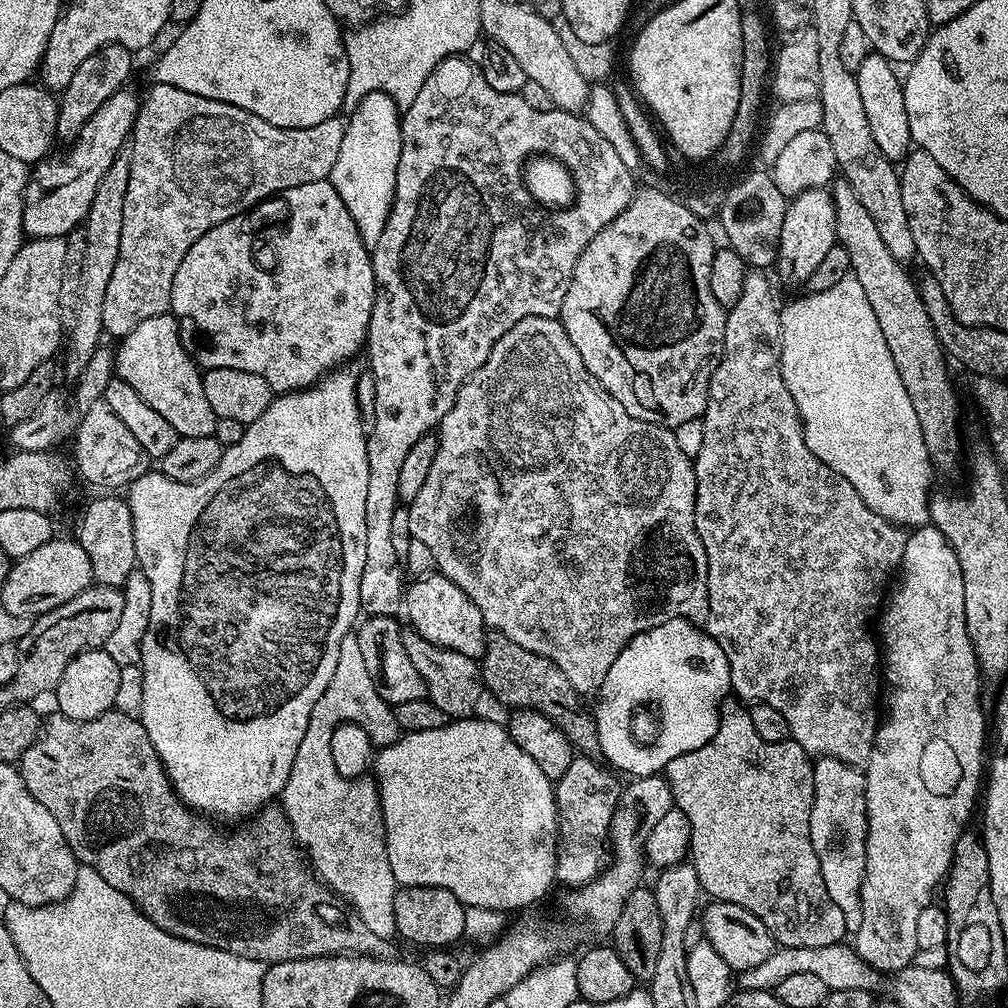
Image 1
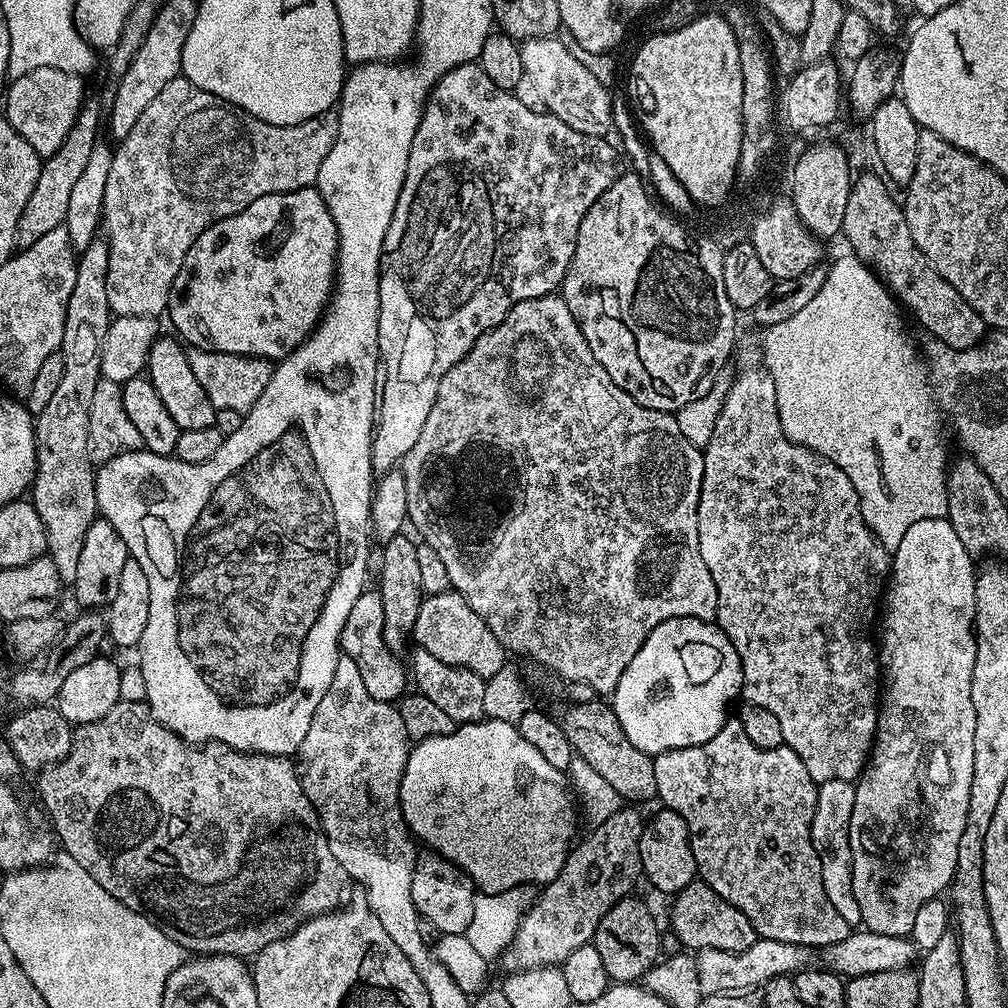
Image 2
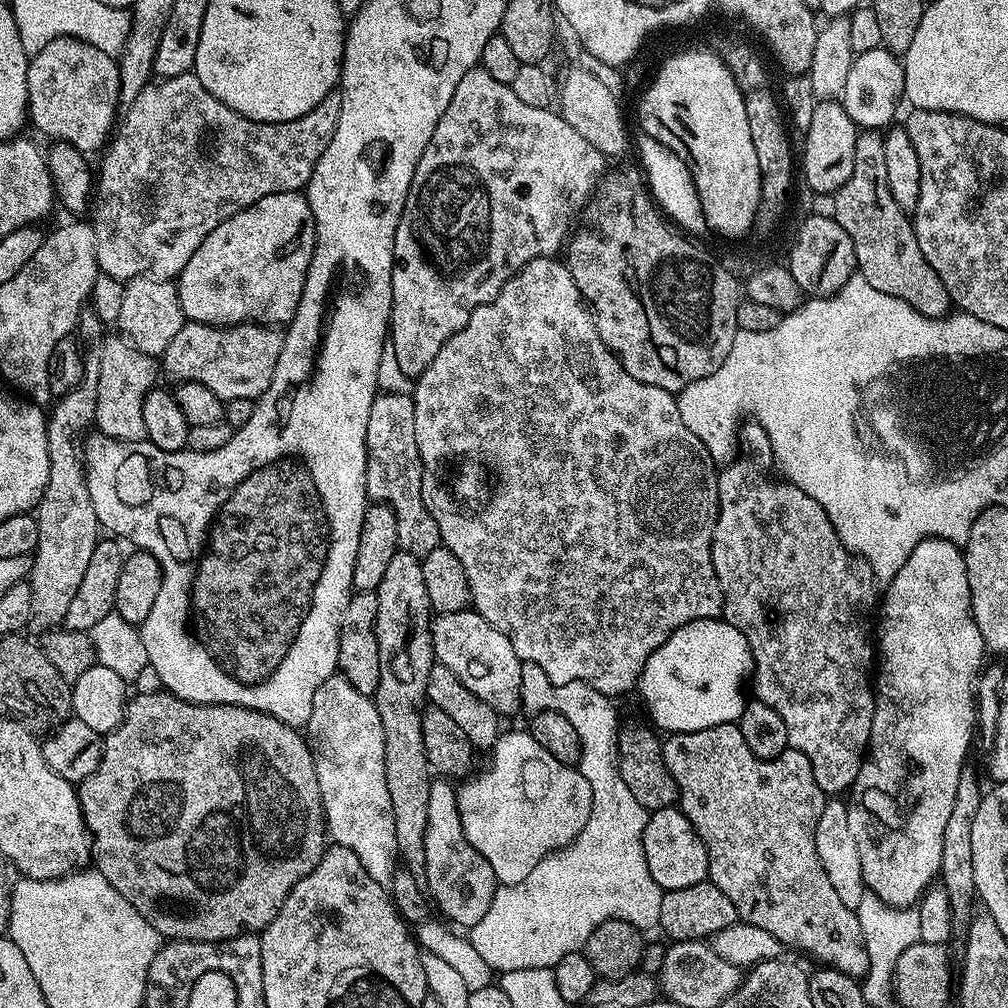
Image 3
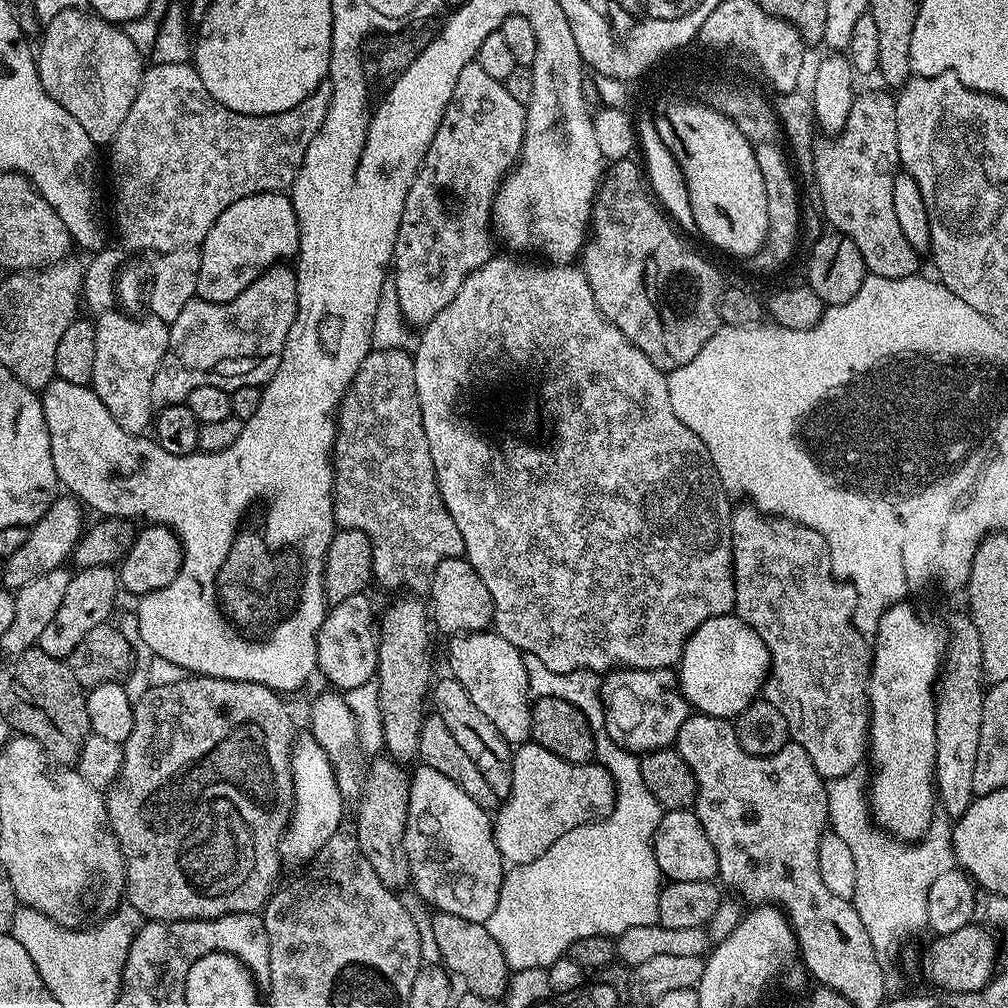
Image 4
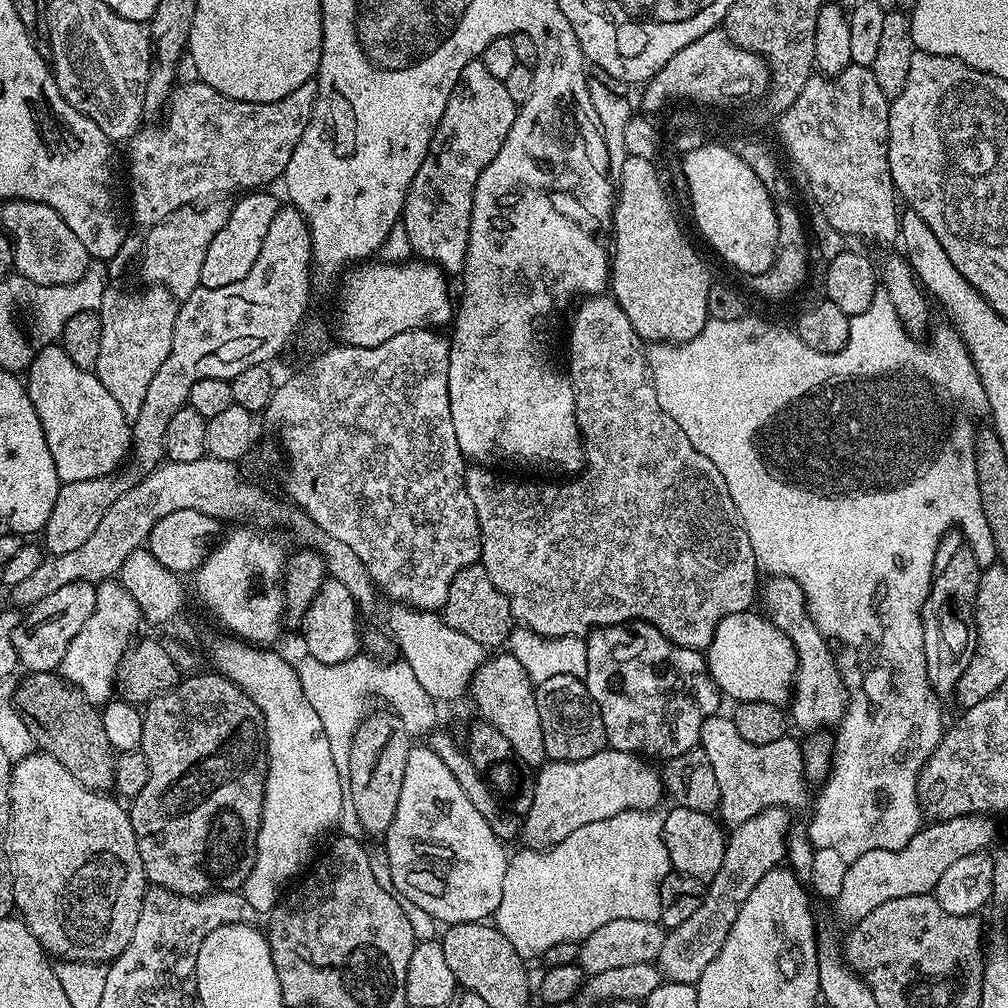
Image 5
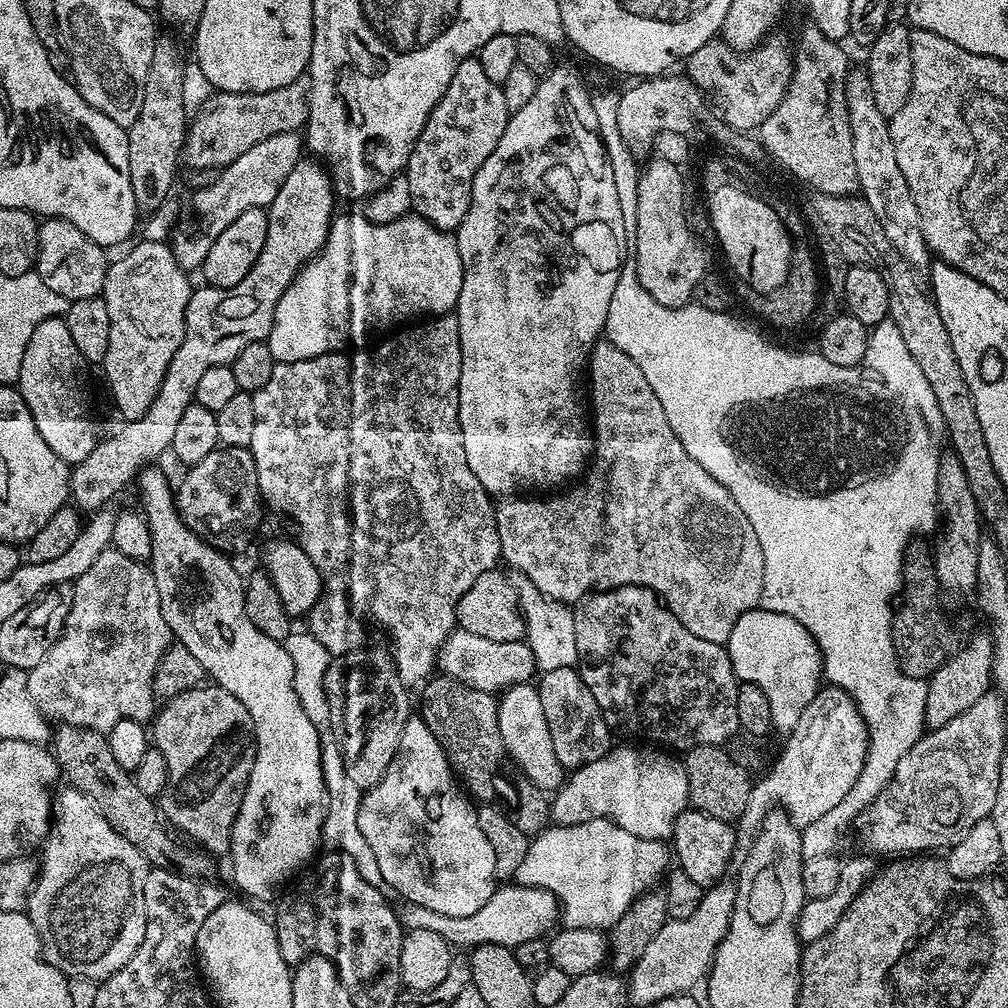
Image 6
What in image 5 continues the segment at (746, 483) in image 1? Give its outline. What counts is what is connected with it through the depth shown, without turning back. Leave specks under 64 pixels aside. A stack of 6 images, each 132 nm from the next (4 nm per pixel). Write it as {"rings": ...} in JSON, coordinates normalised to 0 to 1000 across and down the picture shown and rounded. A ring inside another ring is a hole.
{"rings":[[[767,571],[759,576],[759,579],[758,576],[756,579],[757,610],[762,612],[765,619],[772,621],[772,625],[776,625],[780,633],[784,633],[790,646],[790,674],[784,691],[785,717],[789,721],[791,718],[798,728],[813,723],[810,722],[813,718],[817,722],[823,721],[824,718],[825,721],[832,719],[841,702],[841,687],[837,683],[837,673],[830,648],[829,651],[825,648],[826,640],[821,632],[808,621],[802,608],[802,597],[790,577],[779,571]]]}

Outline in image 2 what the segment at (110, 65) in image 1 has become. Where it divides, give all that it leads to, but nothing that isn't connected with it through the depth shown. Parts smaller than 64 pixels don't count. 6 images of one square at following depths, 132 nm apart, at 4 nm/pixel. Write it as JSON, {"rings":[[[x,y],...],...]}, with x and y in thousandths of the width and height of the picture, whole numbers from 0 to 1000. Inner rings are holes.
{"rings":[[[91,97],[84,98],[79,105],[79,112],[75,114],[73,125],[69,125],[69,133],[65,133],[62,145],[58,145],[58,149],[54,149],[54,153],[40,164],[38,181],[34,181],[34,192],[30,192],[26,208],[16,225],[17,247],[29,246],[50,228],[63,224],[71,186],[77,182],[77,176],[81,174],[81,169],[89,158],[89,152],[97,142],[95,133],[99,127],[101,129],[101,107],[99,111],[98,101]]]}

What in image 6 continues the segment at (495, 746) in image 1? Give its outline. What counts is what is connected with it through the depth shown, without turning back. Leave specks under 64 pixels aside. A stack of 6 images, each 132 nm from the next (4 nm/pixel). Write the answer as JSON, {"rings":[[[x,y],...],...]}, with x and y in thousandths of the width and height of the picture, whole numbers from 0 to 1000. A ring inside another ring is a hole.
{"rings":[[[639,740],[643,742],[614,742],[608,741],[597,752],[593,752],[593,756],[585,756],[581,760],[570,763],[561,773],[560,777],[555,782],[551,783],[550,789],[546,794],[546,813],[549,818],[555,819],[558,817],[576,817],[577,815],[585,815],[586,813],[607,813],[617,823],[621,823],[625,827],[633,827],[633,831],[645,831],[646,833],[662,834],[669,823],[669,815],[678,806],[684,801],[683,796],[683,776],[681,774],[681,764],[678,757],[674,753],[671,754],[670,749],[664,748],[659,744],[652,744],[647,740]]]}

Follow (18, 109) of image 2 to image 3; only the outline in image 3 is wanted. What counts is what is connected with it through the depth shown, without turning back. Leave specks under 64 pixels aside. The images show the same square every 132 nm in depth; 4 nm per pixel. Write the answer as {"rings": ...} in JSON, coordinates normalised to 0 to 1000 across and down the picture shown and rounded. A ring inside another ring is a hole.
{"rings":[[[63,36],[62,38],[54,38],[54,42],[50,42],[43,50],[38,50],[38,54],[31,57],[28,62],[28,72],[26,73],[26,89],[28,90],[28,119],[38,130],[44,135],[49,135],[52,141],[61,143],[68,143],[77,148],[77,150],[90,153],[104,146],[108,137],[112,134],[113,124],[117,119],[117,111],[115,115],[115,107],[120,106],[119,102],[119,64],[116,57],[105,54],[101,50],[97,50],[92,44],[86,44],[75,39],[74,36]]]}

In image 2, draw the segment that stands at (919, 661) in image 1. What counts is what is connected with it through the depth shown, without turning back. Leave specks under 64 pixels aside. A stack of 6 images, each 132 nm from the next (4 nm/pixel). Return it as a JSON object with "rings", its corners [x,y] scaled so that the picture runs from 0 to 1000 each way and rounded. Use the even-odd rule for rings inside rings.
{"rings":[[[932,512],[932,513],[931,513],[931,514],[915,514],[915,518],[907,518],[907,522],[903,522],[903,526],[899,526],[899,530],[898,530],[898,532],[896,532],[896,533],[895,533],[895,538],[891,538],[891,542],[890,542],[890,543],[889,543],[889,544],[888,544],[888,545],[887,545],[887,551],[886,551],[886,552],[885,552],[885,553],[884,553],[884,556],[883,556],[883,582],[882,582],[882,583],[881,583],[881,584],[880,584],[880,587],[879,587],[879,603],[880,603],[880,599],[881,599],[881,603],[882,603],[882,607],[881,607],[881,608],[879,608],[879,609],[878,609],[878,611],[877,611],[877,608],[876,608],[876,611],[875,611],[875,619],[876,619],[876,615],[877,615],[877,636],[876,636],[876,635],[875,635],[875,634],[874,634],[874,635],[873,635],[873,636],[872,636],[872,639],[871,639],[871,650],[872,650],[872,653],[873,653],[873,657],[874,657],[874,660],[876,660],[876,662],[877,662],[877,663],[878,663],[878,664],[879,664],[879,682],[878,682],[878,683],[877,683],[877,684],[876,684],[876,687],[875,687],[875,701],[874,701],[874,702],[873,702],[873,703],[872,703],[872,706],[871,706],[871,709],[870,709],[870,712],[869,712],[869,733],[868,733],[868,735],[867,735],[867,737],[866,737],[866,740],[865,740],[865,744],[864,744],[864,747],[863,747],[863,749],[862,749],[862,752],[861,752],[861,757],[860,757],[860,758],[858,758],[858,759],[857,759],[857,764],[856,764],[856,766],[854,766],[854,767],[853,767],[853,773],[852,773],[852,774],[850,774],[850,775],[848,775],[848,780],[849,780],[849,787],[848,787],[848,788],[847,788],[847,808],[843,808],[843,847],[844,847],[844,848],[845,848],[845,886],[846,886],[846,887],[847,887],[847,895],[851,895],[851,903],[855,903],[855,917],[856,917],[856,920],[857,920],[857,921],[858,921],[858,922],[860,922],[860,924],[862,924],[862,925],[870,925],[870,926],[871,926],[871,927],[879,927],[879,928],[880,928],[880,929],[900,929],[900,930],[904,930],[904,927],[905,927],[905,924],[906,924],[906,923],[907,923],[907,911],[908,911],[908,909],[910,909],[910,908],[911,908],[911,903],[912,903],[912,902],[913,902],[913,900],[915,900],[915,895],[919,895],[919,894],[920,894],[920,893],[928,893],[928,892],[930,892],[930,890],[932,890],[932,889],[933,889],[933,888],[934,888],[934,887],[937,887],[937,886],[939,886],[939,885],[940,885],[940,884],[941,884],[941,881],[942,881],[942,878],[943,878],[943,875],[944,875],[944,872],[945,872],[945,871],[946,871],[946,863],[947,863],[947,862],[948,862],[948,860],[949,860],[949,859],[950,859],[950,835],[951,835],[951,834],[952,834],[952,833],[953,833],[953,832],[954,832],[954,822],[956,822],[956,821],[957,821],[957,819],[958,819],[958,800],[962,800],[962,776],[963,776],[963,775],[964,775],[964,773],[966,773],[966,695],[965,695],[965,694],[963,694],[963,692],[962,692],[962,673],[963,673],[963,672],[964,672],[964,670],[965,670],[965,669],[966,669],[966,649],[967,649],[967,648],[968,648],[968,629],[967,629],[967,626],[966,626],[966,624],[967,624],[967,621],[968,621],[968,602],[967,602],[967,601],[966,601],[966,581],[967,581],[967,580],[968,580],[968,568],[969,568],[969,566],[970,566],[970,563],[969,563],[969,561],[967,561],[967,562],[966,562],[966,561],[964,561],[964,560],[967,560],[967,559],[966,559],[966,553],[965,553],[965,552],[963,552],[963,551],[962,551],[962,550],[961,550],[961,548],[960,548],[960,547],[959,547],[959,546],[958,546],[958,542],[954,542],[954,538],[953,538],[953,536],[951,536],[951,535],[950,535],[950,530],[946,530],[946,522],[945,522],[945,521],[944,521],[944,519],[942,519],[942,518],[941,518],[941,516],[939,516],[939,515],[938,515],[938,514],[938,514],[938,513],[935,513],[935,512]]]}

